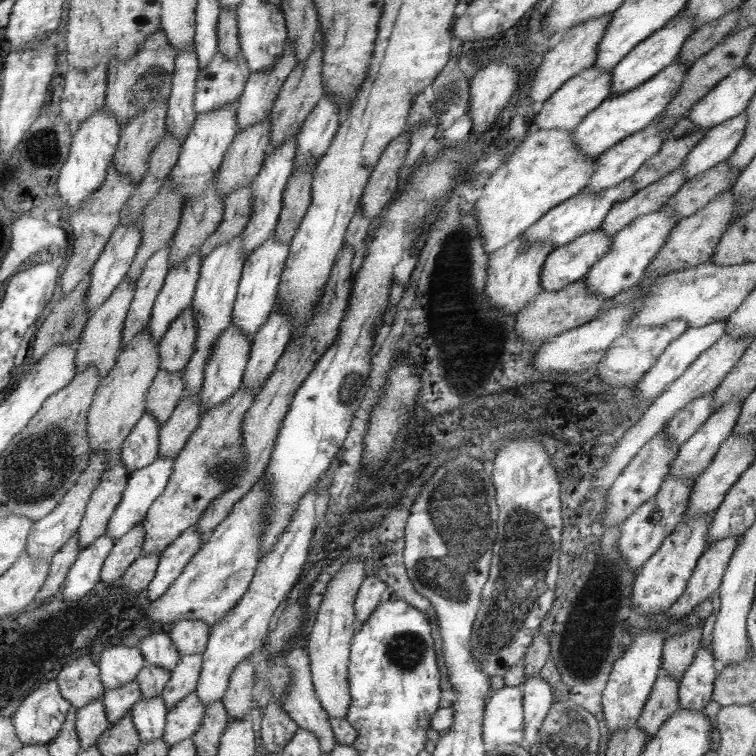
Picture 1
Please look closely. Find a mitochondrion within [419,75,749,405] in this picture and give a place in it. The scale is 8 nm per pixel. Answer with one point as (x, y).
(447, 254)

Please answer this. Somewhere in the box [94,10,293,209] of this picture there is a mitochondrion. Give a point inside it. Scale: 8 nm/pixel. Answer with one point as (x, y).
(149, 86)

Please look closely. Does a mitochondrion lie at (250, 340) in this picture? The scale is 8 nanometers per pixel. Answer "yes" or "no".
no

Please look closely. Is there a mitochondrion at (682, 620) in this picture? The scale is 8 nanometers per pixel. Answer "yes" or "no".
no

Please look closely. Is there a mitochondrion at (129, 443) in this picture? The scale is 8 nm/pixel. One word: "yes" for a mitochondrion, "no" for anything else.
no

